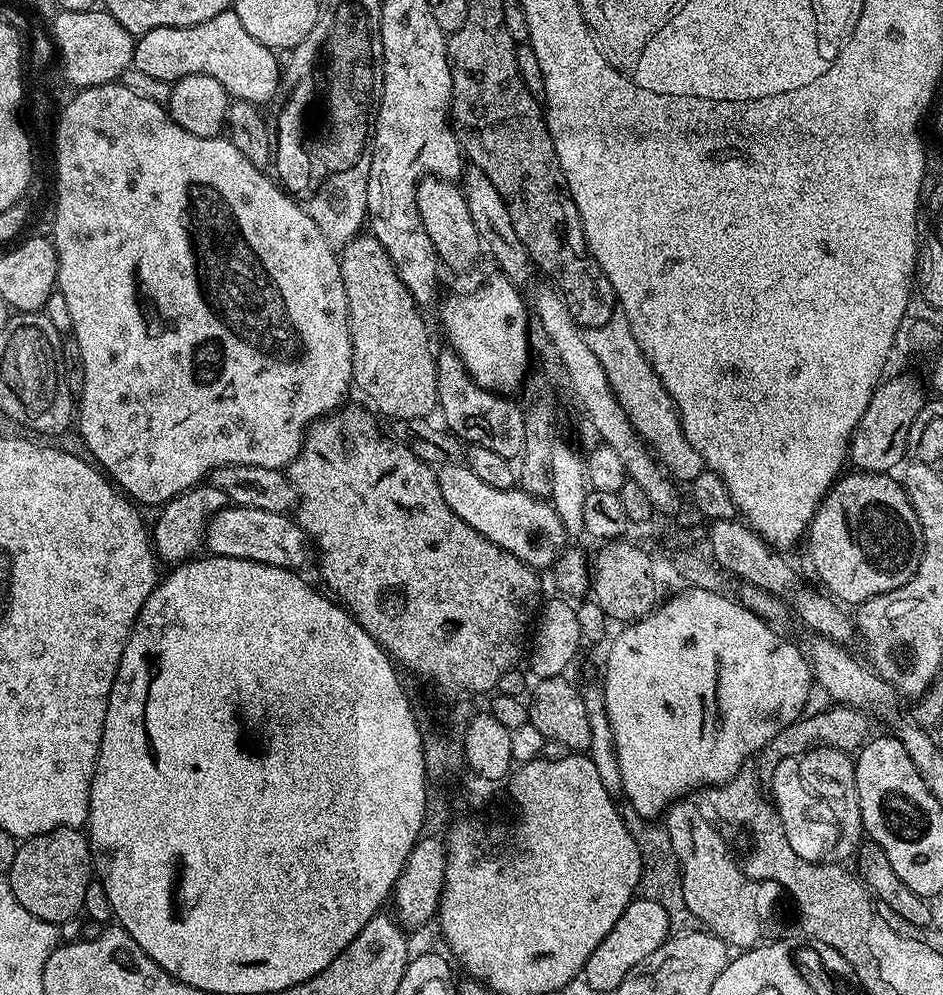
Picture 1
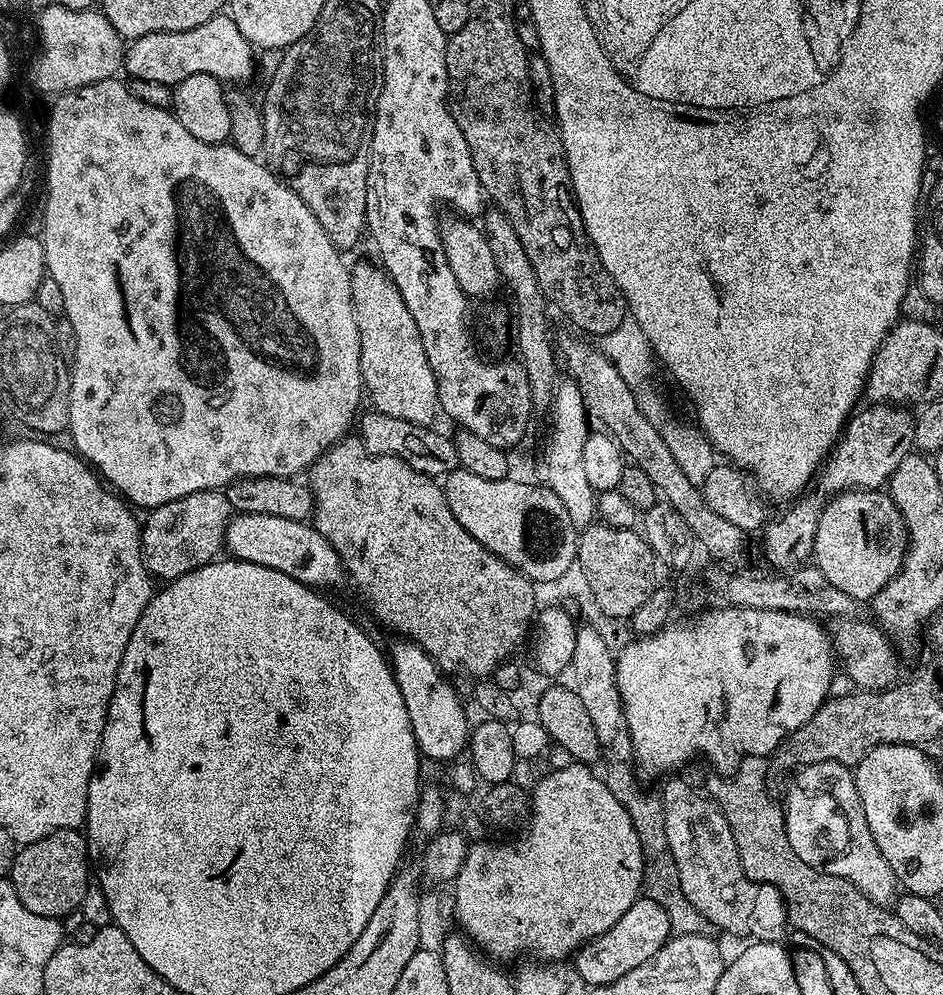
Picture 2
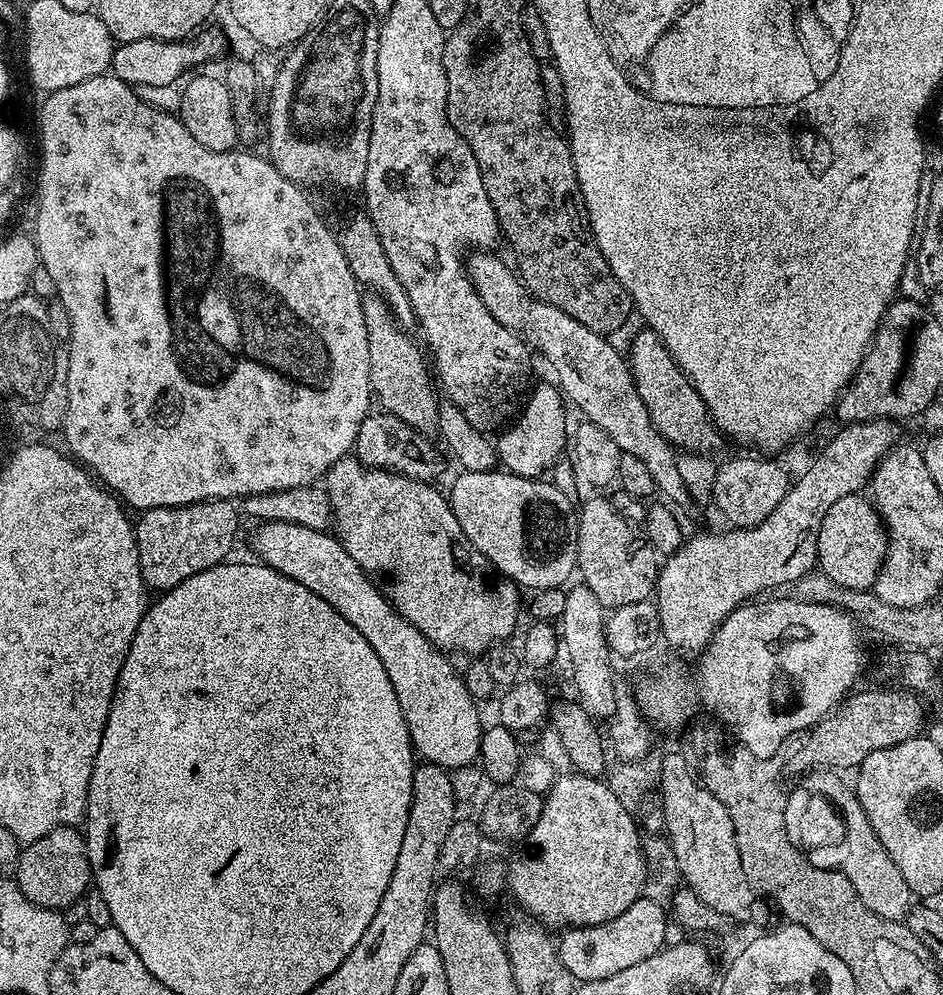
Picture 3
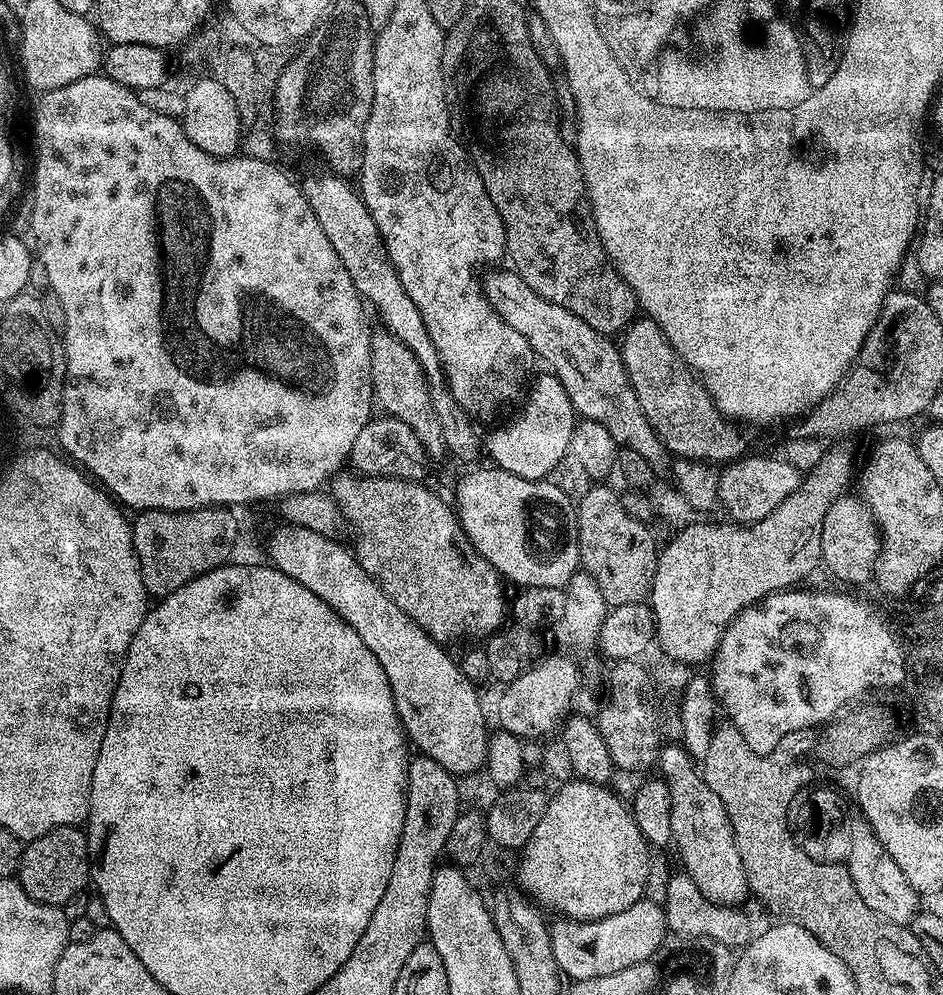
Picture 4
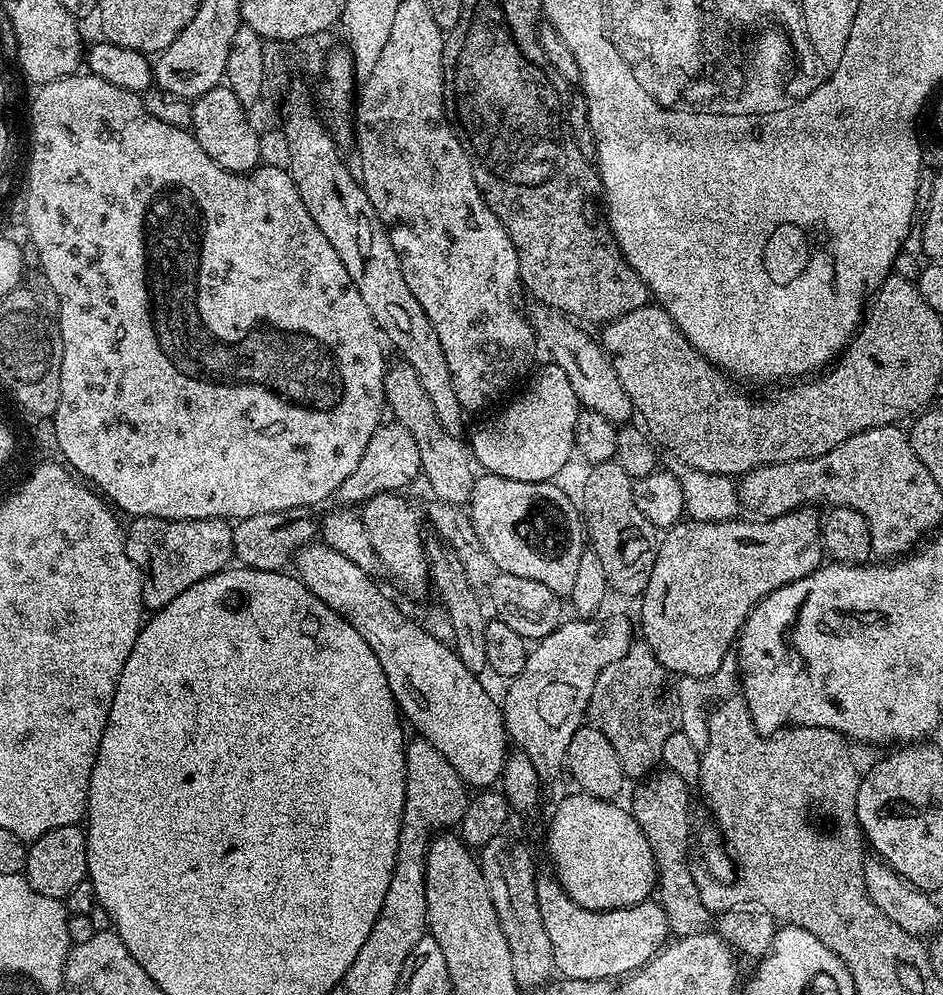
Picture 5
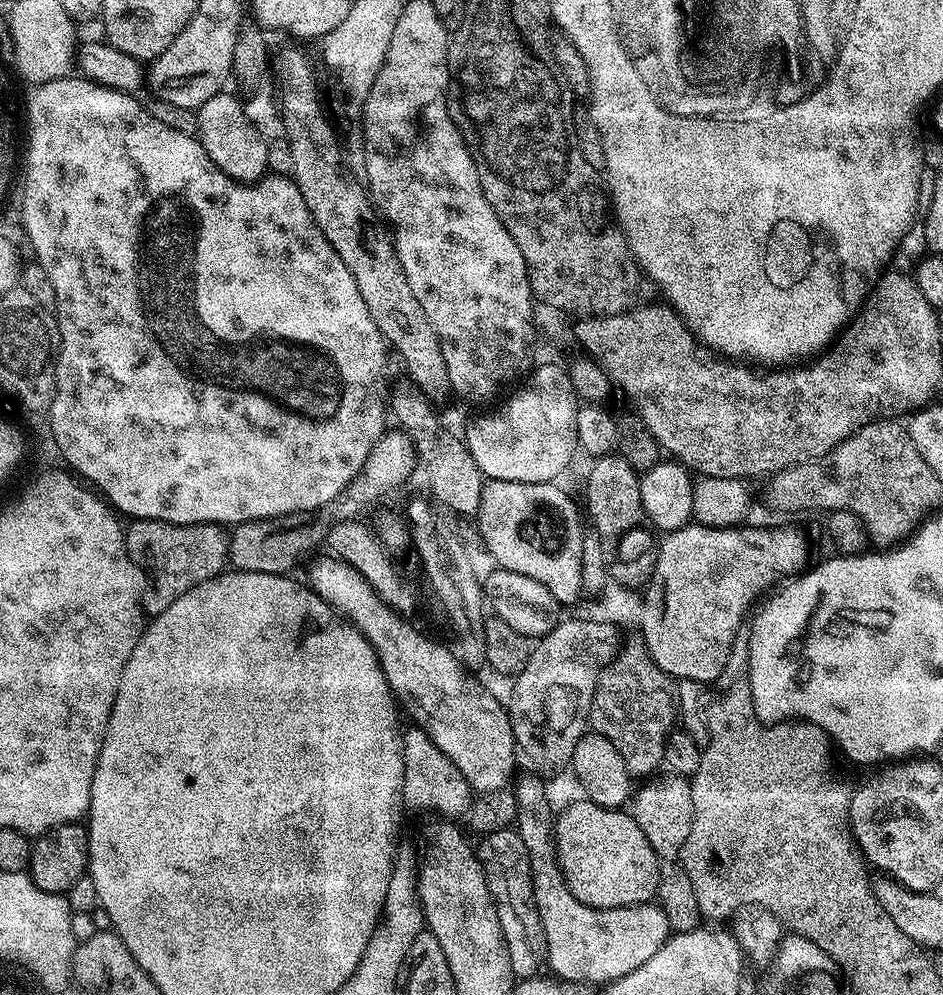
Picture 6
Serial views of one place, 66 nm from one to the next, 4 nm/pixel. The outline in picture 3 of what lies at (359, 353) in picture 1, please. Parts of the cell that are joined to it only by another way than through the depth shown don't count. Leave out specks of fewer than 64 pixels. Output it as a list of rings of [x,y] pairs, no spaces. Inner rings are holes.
[[[365,295],[362,299],[362,314],[366,318],[366,342],[370,342],[370,382],[375,403],[383,411],[406,422],[406,426],[425,434],[435,433],[440,427],[438,410],[441,401],[436,400],[437,389],[421,345],[416,345],[408,337],[409,333],[401,328],[396,316],[388,309],[388,303],[380,296]]]

